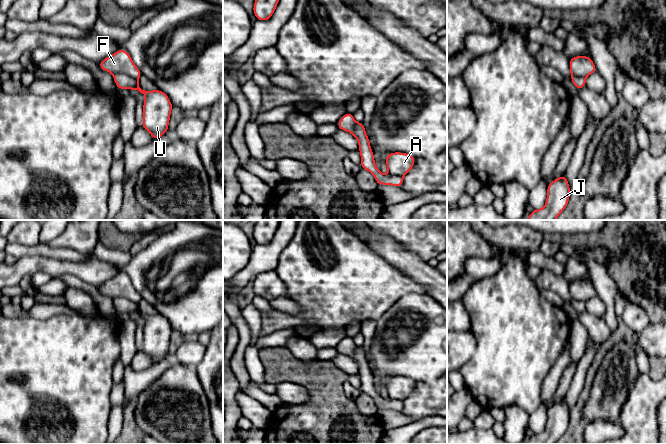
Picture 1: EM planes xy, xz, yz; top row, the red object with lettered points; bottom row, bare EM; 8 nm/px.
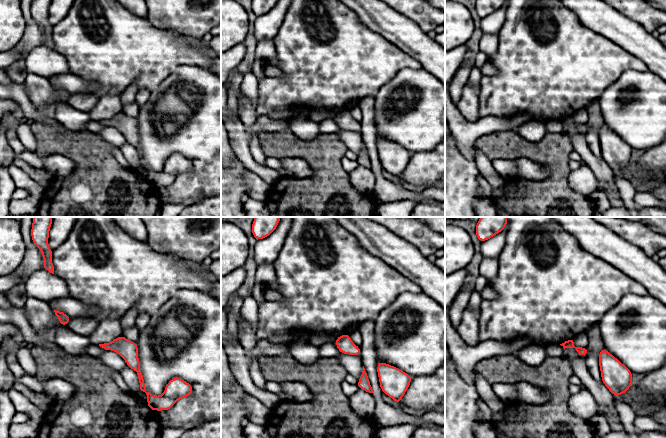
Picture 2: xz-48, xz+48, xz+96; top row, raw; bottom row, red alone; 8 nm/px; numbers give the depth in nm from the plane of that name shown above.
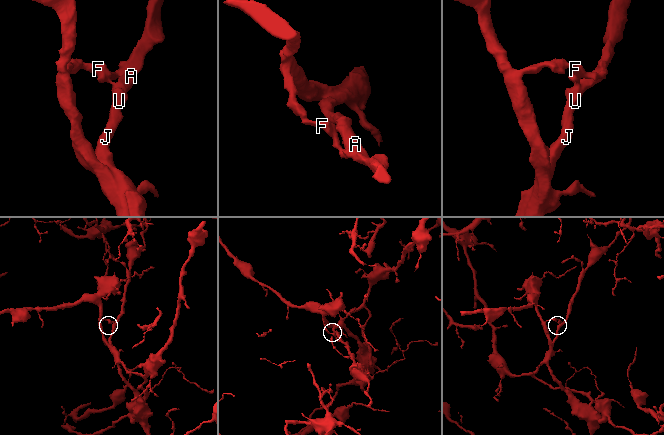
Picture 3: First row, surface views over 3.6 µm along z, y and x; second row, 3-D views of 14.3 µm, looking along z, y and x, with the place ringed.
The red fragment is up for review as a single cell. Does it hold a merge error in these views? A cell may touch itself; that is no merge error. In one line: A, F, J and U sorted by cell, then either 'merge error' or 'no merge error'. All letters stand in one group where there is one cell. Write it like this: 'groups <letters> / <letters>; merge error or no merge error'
groups A J U / F; merge error

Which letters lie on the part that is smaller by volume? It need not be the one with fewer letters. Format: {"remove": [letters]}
{"remove": ["A", "J", "U"]}

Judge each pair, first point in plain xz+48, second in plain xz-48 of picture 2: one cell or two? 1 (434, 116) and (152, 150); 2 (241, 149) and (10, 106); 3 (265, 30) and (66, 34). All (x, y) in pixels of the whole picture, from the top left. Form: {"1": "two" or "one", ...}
{"1": "one", "2": "two", "3": "two"}

